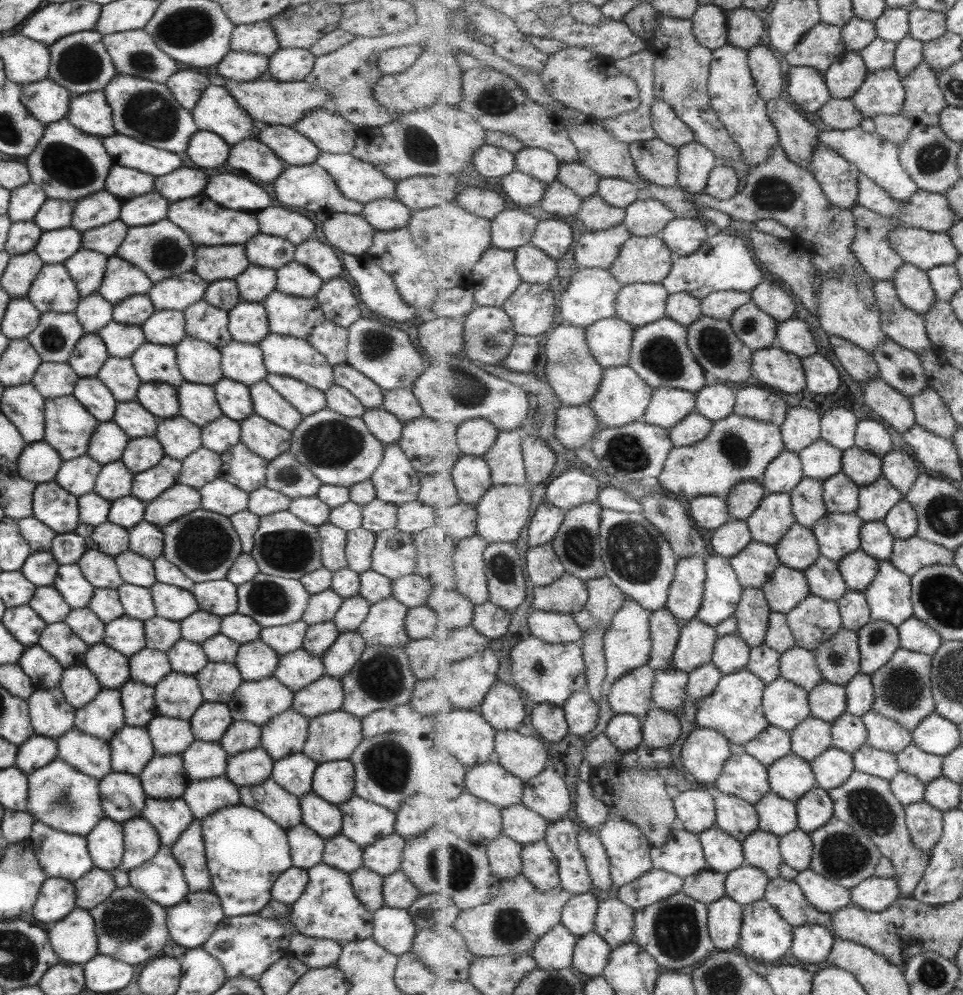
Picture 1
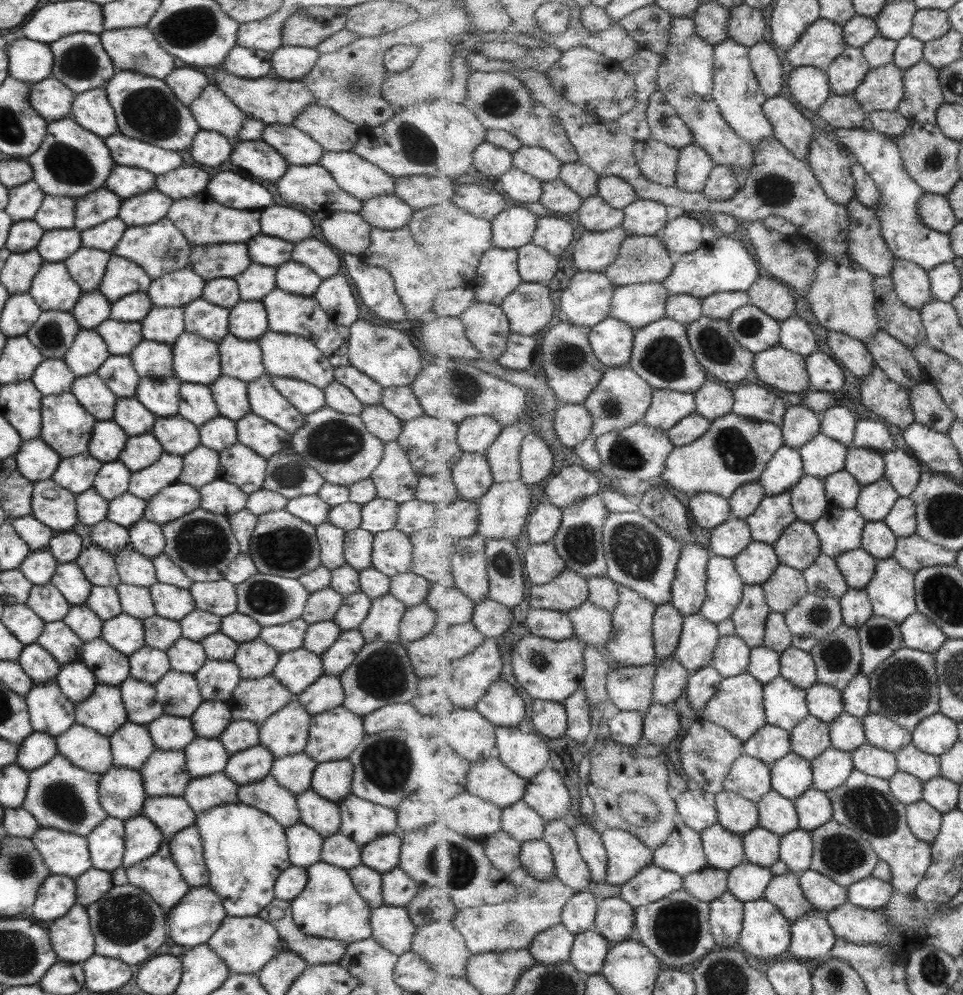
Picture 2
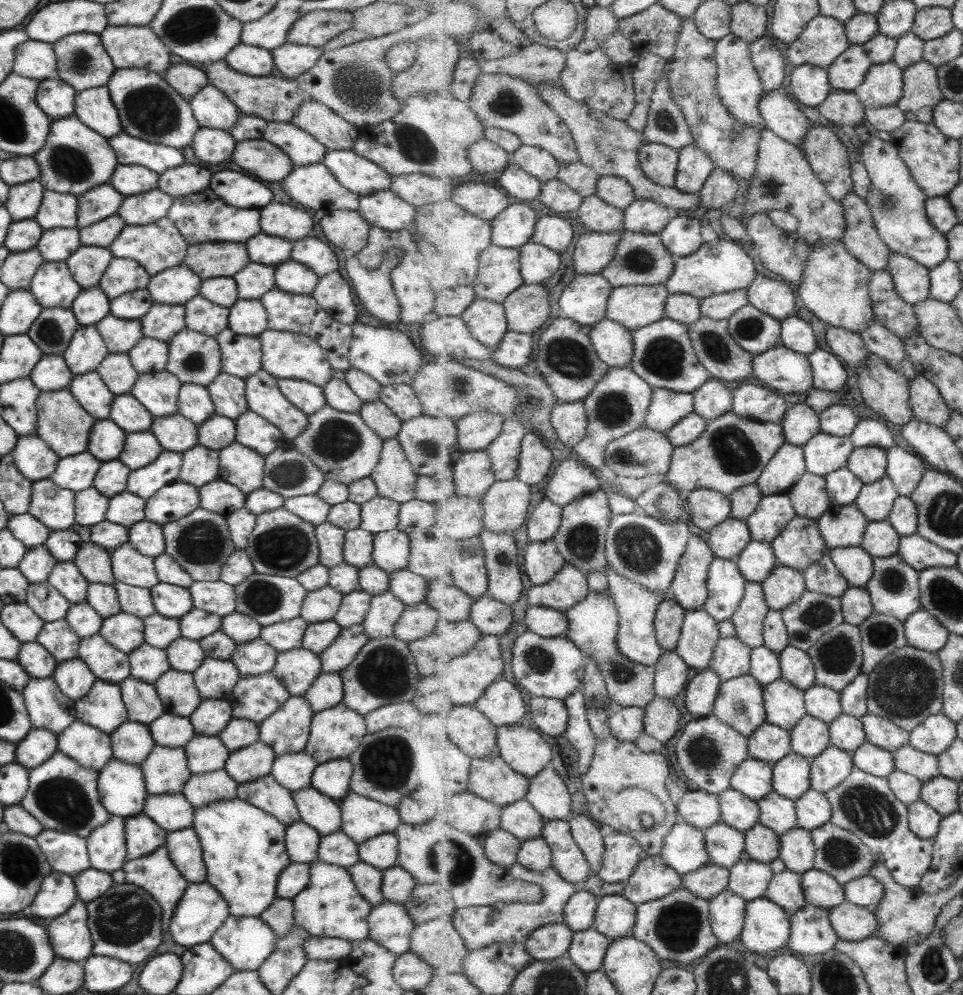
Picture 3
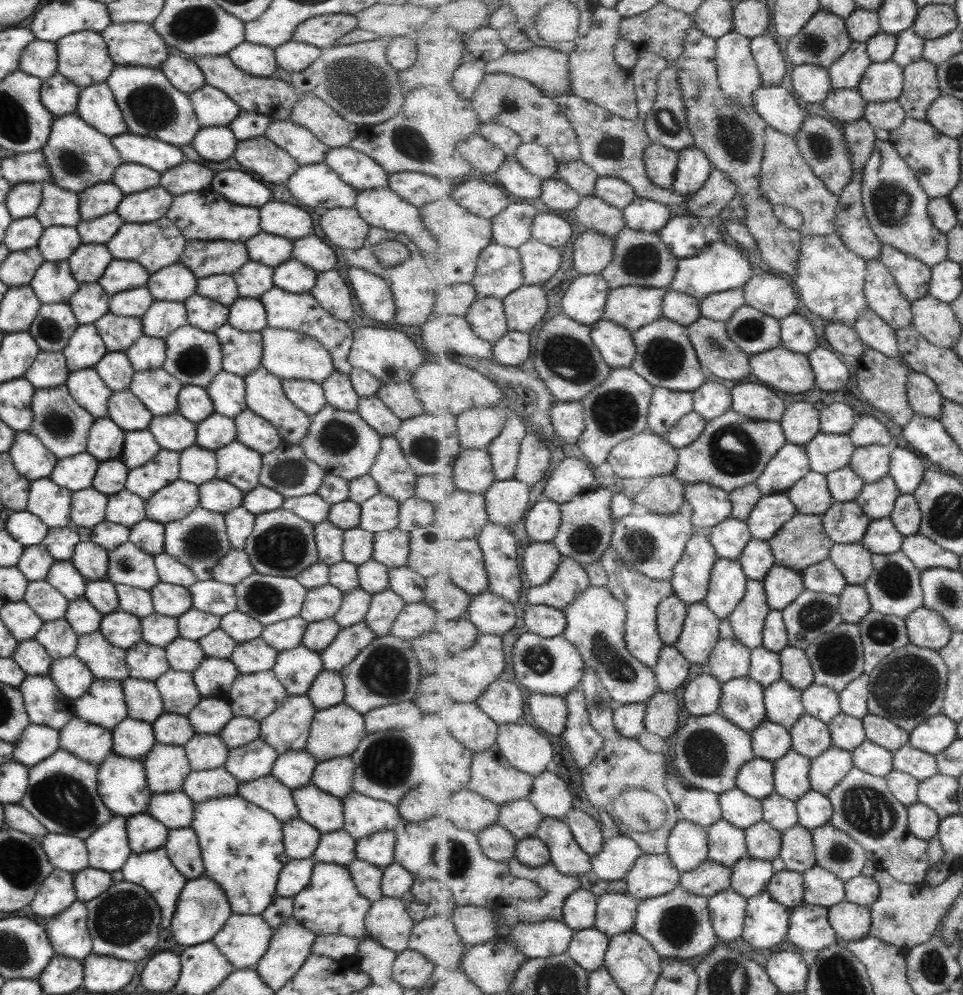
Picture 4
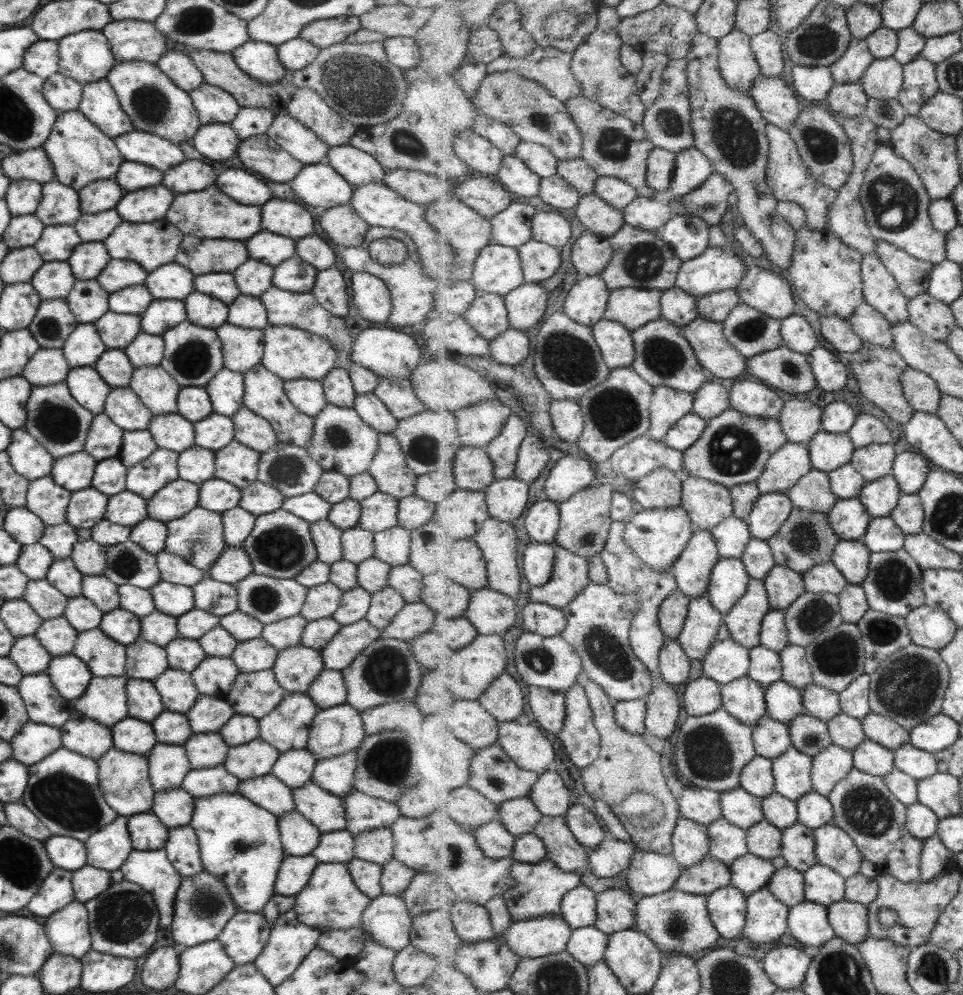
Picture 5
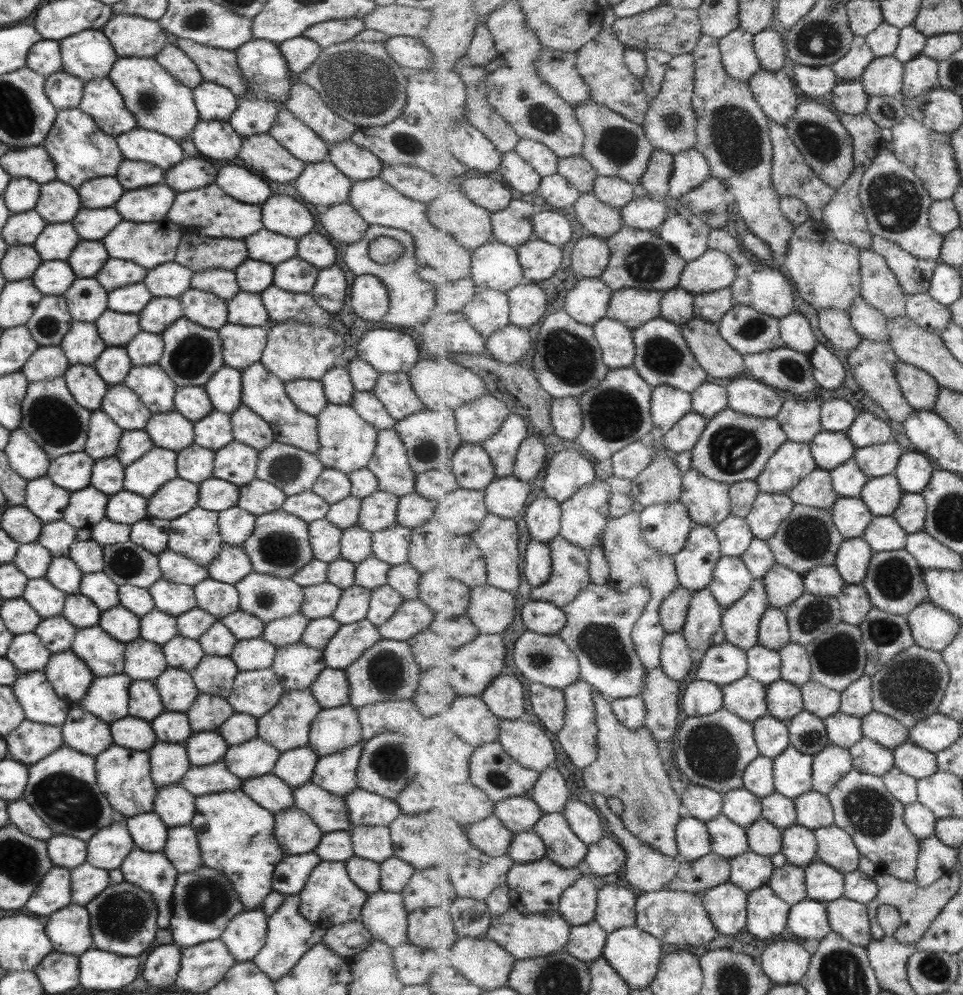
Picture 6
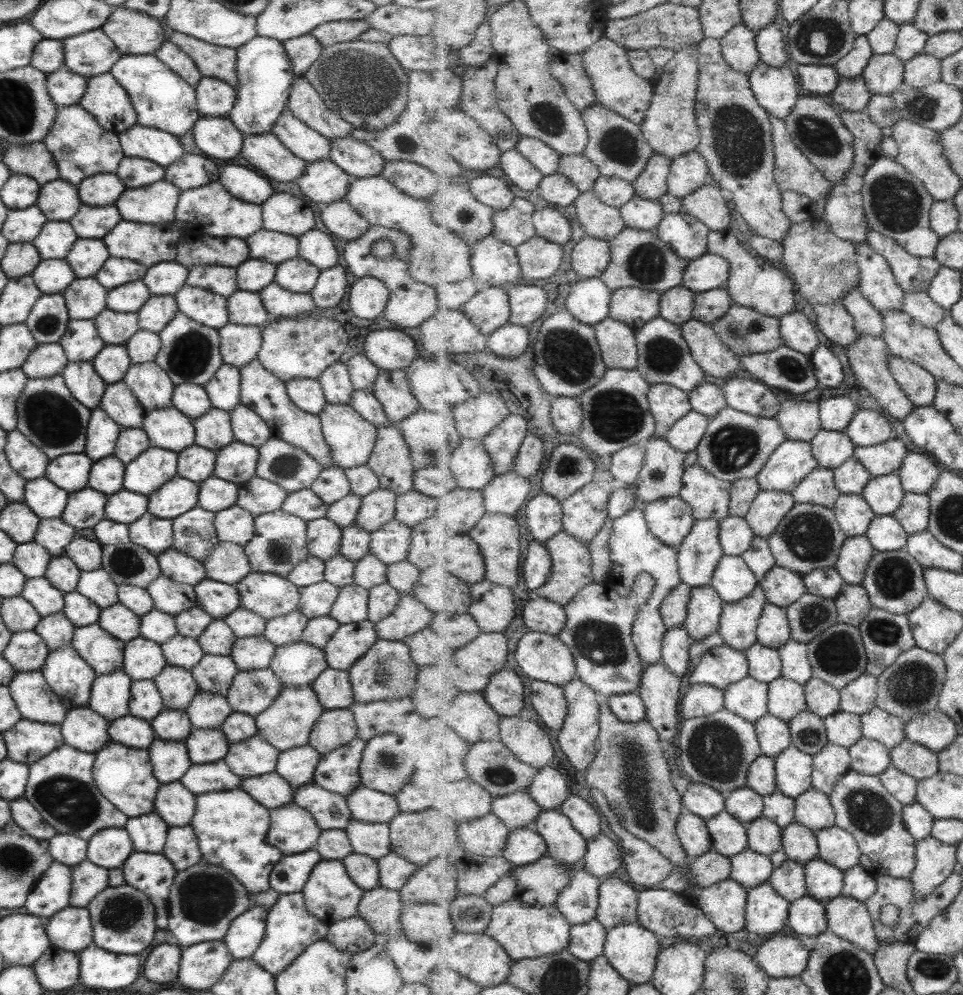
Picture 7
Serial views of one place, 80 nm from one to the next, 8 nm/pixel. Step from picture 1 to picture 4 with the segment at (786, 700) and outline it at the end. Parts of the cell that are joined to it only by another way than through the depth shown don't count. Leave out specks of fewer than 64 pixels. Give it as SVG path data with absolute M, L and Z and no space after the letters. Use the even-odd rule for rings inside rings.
M782 678L765 688L764 697L768 720L785 725L791 730L795 723L806 714L803 700L804 691L795 688Z

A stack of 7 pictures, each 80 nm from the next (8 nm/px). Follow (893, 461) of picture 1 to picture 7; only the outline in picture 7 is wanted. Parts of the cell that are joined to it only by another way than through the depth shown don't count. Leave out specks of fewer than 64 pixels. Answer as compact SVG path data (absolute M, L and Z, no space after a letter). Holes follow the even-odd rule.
M909 452L898 476L906 492L928 494L941 478L943 470L926 453Z

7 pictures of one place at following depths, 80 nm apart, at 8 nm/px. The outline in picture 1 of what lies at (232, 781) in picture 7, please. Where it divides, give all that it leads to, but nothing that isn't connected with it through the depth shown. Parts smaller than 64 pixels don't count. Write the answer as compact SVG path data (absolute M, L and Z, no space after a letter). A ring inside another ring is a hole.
M225 776L189 781L180 798L198 821L217 812L219 808L240 804L238 787L231 784Z

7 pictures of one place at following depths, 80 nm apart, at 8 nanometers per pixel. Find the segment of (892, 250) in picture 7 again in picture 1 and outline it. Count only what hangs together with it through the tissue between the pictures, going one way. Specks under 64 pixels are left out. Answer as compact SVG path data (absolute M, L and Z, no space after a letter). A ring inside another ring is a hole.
M905 263L897 271L894 283L901 302L921 315L925 316L938 301L928 271L915 264Z

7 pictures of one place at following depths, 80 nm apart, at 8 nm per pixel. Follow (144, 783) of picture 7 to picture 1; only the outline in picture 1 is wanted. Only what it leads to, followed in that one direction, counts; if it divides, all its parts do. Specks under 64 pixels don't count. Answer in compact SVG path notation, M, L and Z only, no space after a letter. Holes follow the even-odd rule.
M110 772L98 780L98 797L104 816L118 823L141 817L145 793L137 775Z

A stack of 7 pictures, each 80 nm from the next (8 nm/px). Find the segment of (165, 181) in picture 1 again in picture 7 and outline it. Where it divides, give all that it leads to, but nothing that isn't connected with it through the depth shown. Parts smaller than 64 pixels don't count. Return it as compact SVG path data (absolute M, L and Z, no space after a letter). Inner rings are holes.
M192 153L184 155L164 168L164 180L176 186L180 191L199 188L218 180L219 170L211 160Z

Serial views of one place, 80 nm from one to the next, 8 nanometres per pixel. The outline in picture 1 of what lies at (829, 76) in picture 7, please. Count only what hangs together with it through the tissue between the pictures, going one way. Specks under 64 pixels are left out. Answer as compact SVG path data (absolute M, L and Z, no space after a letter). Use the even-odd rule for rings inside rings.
M790 66L787 93L806 112L817 113L832 100L826 76L813 67Z

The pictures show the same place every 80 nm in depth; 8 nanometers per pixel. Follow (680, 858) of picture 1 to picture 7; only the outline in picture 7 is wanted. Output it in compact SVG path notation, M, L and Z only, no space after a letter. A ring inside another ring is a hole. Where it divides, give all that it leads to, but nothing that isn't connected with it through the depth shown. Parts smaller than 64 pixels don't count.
M693 813L682 814L678 820L676 831L684 844L685 852L696 858L713 849L712 833L708 829L708 821Z

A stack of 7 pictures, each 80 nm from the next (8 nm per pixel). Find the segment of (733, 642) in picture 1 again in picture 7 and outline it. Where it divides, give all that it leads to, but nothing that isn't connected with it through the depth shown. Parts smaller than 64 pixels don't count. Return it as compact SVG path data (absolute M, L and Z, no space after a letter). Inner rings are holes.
M732 646L711 647L700 658L689 677L690 684L710 684L726 690L733 683L750 676L748 656Z

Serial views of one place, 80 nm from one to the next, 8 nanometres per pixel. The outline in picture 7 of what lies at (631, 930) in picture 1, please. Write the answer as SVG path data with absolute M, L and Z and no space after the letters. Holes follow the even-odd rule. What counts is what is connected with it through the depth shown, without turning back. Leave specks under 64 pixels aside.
M606 877L600 888L596 920L611 931L621 924L638 923L640 892L619 878Z

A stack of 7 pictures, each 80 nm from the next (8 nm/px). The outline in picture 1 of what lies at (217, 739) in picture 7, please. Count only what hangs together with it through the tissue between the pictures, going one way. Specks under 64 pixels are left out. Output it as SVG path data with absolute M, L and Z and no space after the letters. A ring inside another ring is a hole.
M194 740L181 754L189 781L224 776L228 755L218 742Z

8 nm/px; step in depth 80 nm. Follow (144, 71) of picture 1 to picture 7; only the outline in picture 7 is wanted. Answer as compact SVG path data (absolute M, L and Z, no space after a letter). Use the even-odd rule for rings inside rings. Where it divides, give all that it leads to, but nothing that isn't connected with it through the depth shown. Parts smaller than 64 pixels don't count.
M122 6L114 8L100 30L121 55L154 54L166 41L159 20Z

